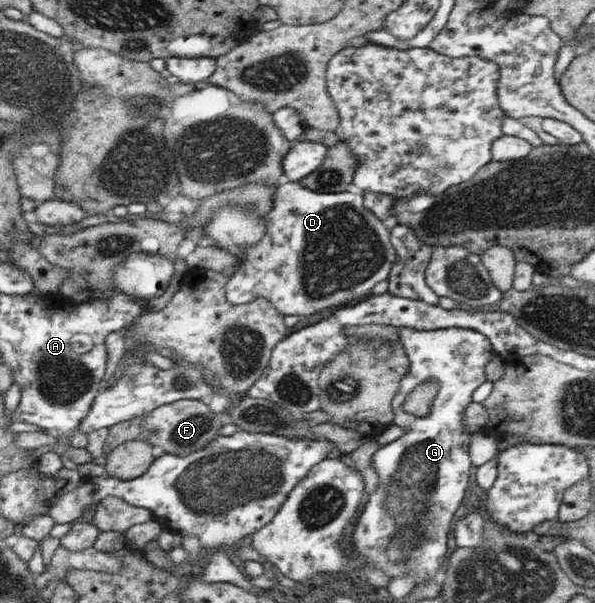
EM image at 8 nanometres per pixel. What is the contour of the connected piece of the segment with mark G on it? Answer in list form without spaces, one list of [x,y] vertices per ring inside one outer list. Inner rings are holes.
[[[398,327],[400,341],[410,361],[410,371],[403,377],[401,386],[391,402],[394,417],[392,424],[405,429],[405,434],[398,440],[378,448],[371,457],[371,464],[380,479],[380,485],[368,495],[363,512],[352,528],[351,545],[358,571],[364,572],[371,564],[381,567],[390,578],[411,574],[417,583],[441,577],[447,558],[447,537],[455,520],[461,515],[461,501],[469,486],[471,462],[469,441],[471,432],[463,424],[465,407],[472,402],[472,395],[477,387],[486,382],[484,373],[489,360],[497,353],[489,339],[480,331],[448,327],[445,329],[417,330],[411,327]],[[427,381],[439,381],[439,391],[431,403],[430,412],[424,417],[416,417],[403,409],[407,394],[415,386]]]

